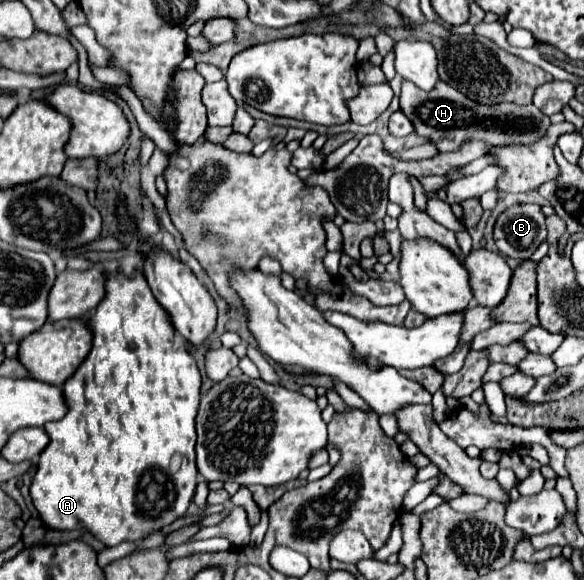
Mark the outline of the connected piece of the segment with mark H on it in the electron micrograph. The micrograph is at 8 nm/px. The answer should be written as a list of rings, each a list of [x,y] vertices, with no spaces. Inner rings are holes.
[[[403,80],[401,84],[401,98],[399,98],[399,110],[411,120],[415,132],[423,138],[429,138],[439,152],[451,152],[457,150],[465,136],[475,136],[481,140],[487,140],[491,146],[503,146],[503,144],[525,144],[535,142],[545,136],[545,130],[549,128],[549,116],[541,114],[533,104],[529,106],[517,106],[517,104],[497,104],[497,106],[483,106],[469,98],[465,98],[459,90],[447,86],[445,82],[437,82],[435,90],[419,90],[409,80]]]

